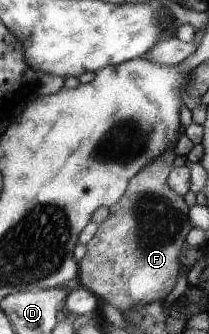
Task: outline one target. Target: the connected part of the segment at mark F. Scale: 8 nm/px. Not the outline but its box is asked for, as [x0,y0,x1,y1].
[80,145,190,313]

